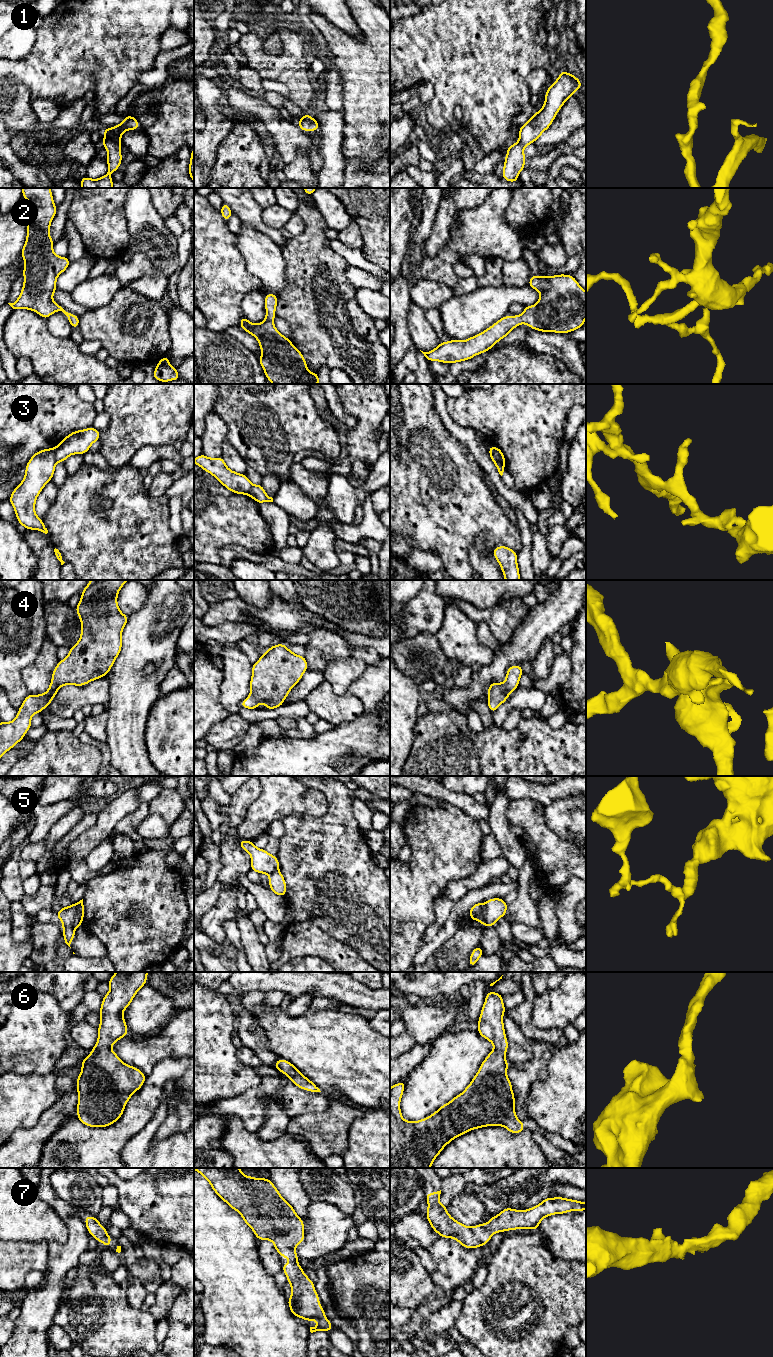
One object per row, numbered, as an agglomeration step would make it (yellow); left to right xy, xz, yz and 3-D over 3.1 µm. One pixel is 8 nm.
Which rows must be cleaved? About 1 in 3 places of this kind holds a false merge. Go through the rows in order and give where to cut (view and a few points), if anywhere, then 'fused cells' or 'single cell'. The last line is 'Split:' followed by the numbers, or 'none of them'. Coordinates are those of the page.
1: cut none; single cell
2: cut none; single cell
3: cut yz (489, 450), (492, 457), (504, 466); fused cells
4: cut none; single cell
5: cut xy (77, 903), (77, 912), (73, 923), (75, 928); fused cells
6: cut none; single cell
7: cut none; single cell
Split: 3, 5

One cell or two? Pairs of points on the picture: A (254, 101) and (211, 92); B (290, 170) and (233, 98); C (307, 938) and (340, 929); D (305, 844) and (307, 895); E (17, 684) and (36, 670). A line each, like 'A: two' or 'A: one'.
A: two
B: two
C: two
D: one
E: two

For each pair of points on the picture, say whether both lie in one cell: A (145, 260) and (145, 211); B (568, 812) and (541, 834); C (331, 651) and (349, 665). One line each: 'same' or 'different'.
A: same
B: different
C: different

